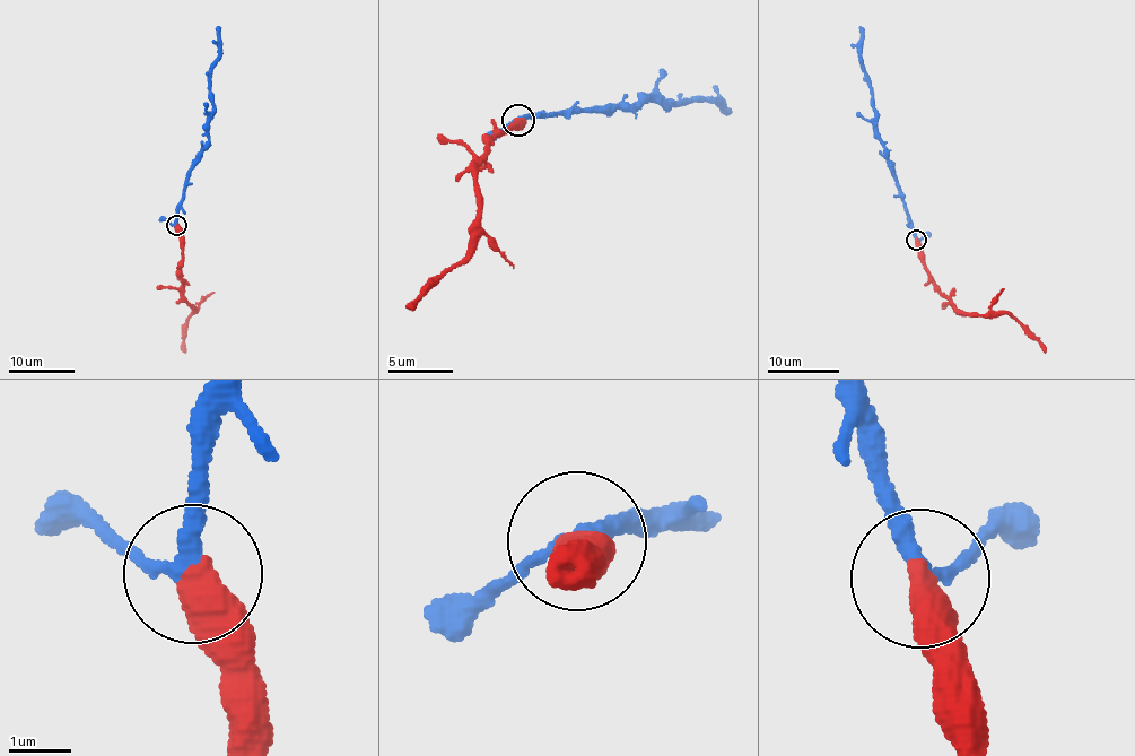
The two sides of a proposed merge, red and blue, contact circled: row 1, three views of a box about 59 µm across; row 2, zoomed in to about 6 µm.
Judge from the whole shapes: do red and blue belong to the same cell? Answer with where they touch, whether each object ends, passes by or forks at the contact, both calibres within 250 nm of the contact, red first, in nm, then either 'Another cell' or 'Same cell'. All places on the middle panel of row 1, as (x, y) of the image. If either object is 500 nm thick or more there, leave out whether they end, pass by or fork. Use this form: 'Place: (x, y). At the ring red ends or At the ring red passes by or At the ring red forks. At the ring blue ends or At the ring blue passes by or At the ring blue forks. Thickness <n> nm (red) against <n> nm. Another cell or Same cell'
Place: (518, 120). Thickness 550 nm (red) against 260 nm. Same cell

